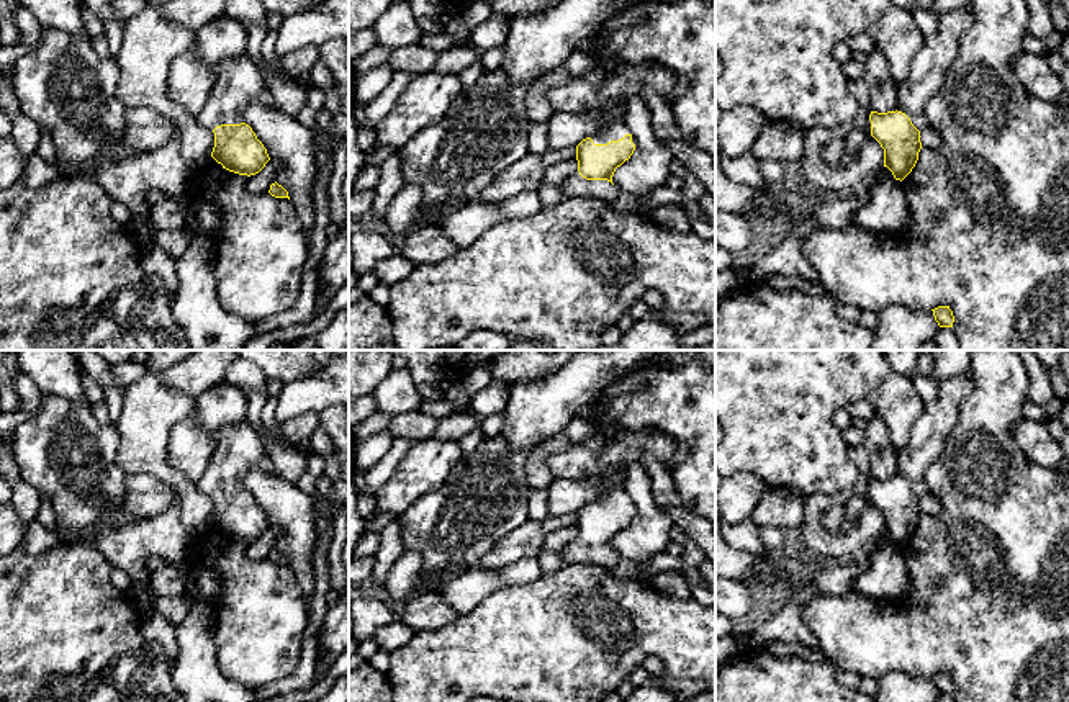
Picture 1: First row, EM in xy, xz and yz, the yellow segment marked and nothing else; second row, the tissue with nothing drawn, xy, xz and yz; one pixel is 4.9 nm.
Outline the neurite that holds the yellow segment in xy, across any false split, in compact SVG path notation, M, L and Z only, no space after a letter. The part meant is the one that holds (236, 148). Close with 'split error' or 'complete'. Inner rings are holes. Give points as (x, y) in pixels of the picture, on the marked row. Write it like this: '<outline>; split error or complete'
M244 54L219 65L210 97L196 116L201 126L214 133L211 157L223 169L247 177L259 173L270 160L242 119L242 110L254 101L277 106L259 65Z; split error

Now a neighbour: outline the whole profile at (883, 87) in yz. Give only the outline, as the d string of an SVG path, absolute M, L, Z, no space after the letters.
M874 46L864 62L866 74L863 80L869 88L873 111L887 113L897 110L897 80L891 72L886 54Z

